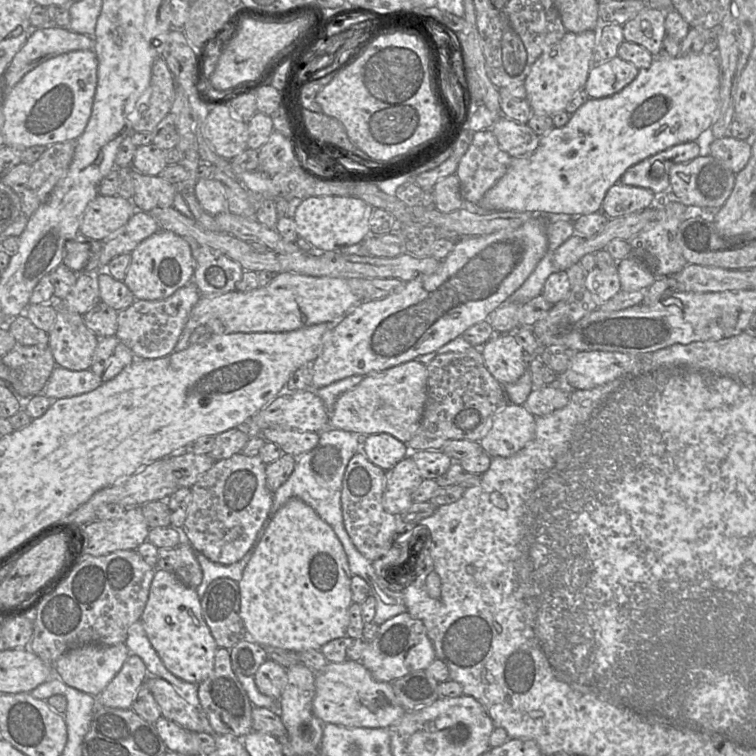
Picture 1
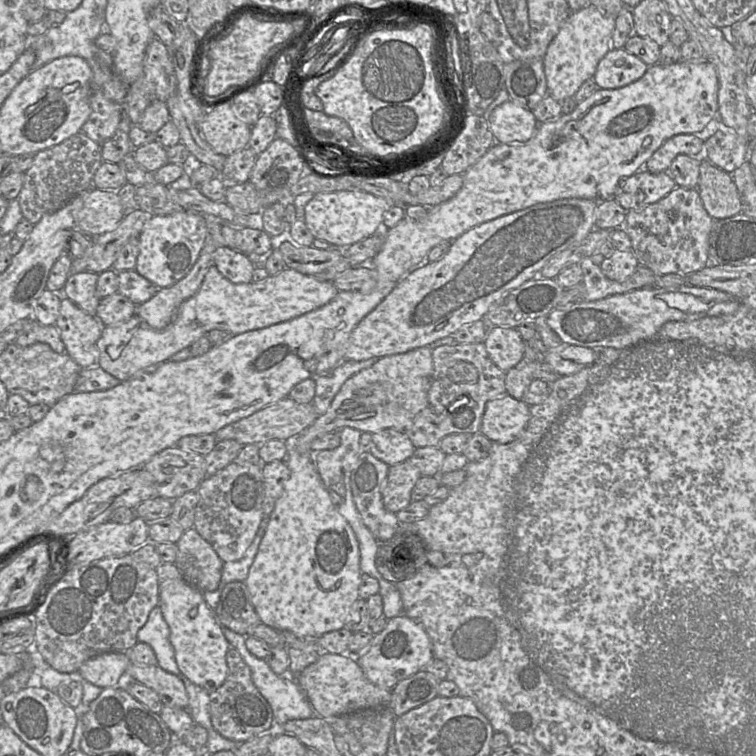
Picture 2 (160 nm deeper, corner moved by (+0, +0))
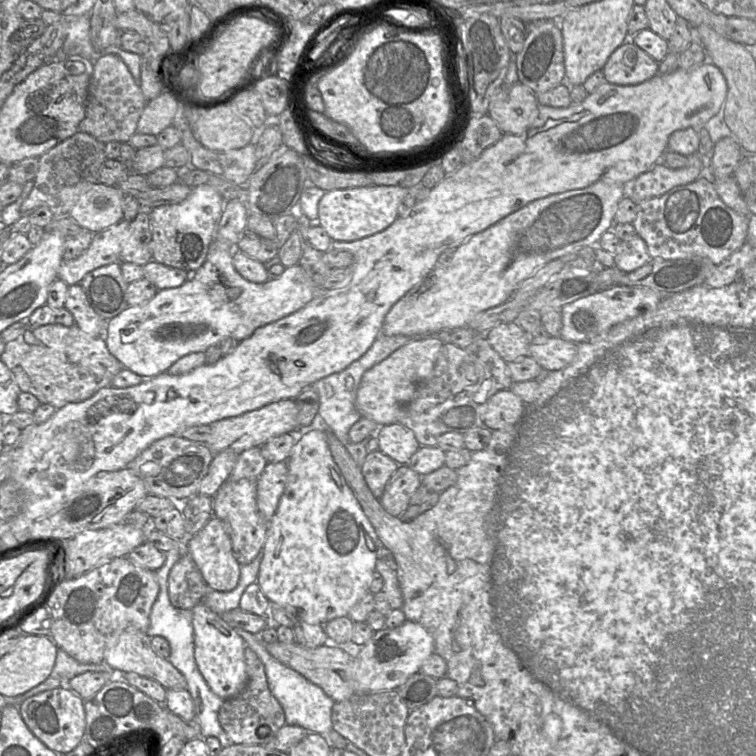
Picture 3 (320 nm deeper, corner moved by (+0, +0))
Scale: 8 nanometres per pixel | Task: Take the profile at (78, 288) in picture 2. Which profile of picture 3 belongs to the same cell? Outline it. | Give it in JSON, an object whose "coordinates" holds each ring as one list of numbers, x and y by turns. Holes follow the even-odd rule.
{"coordinates":[[120,261,87,273,79,285,91,308,103,320,112,319,128,307,125,300,128,283,122,276]]}

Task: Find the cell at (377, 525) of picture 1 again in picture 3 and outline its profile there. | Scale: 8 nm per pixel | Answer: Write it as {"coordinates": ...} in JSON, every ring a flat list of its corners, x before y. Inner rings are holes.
{"coordinates":[[380,450,369,452,361,471,372,494,380,499,399,464]]}

